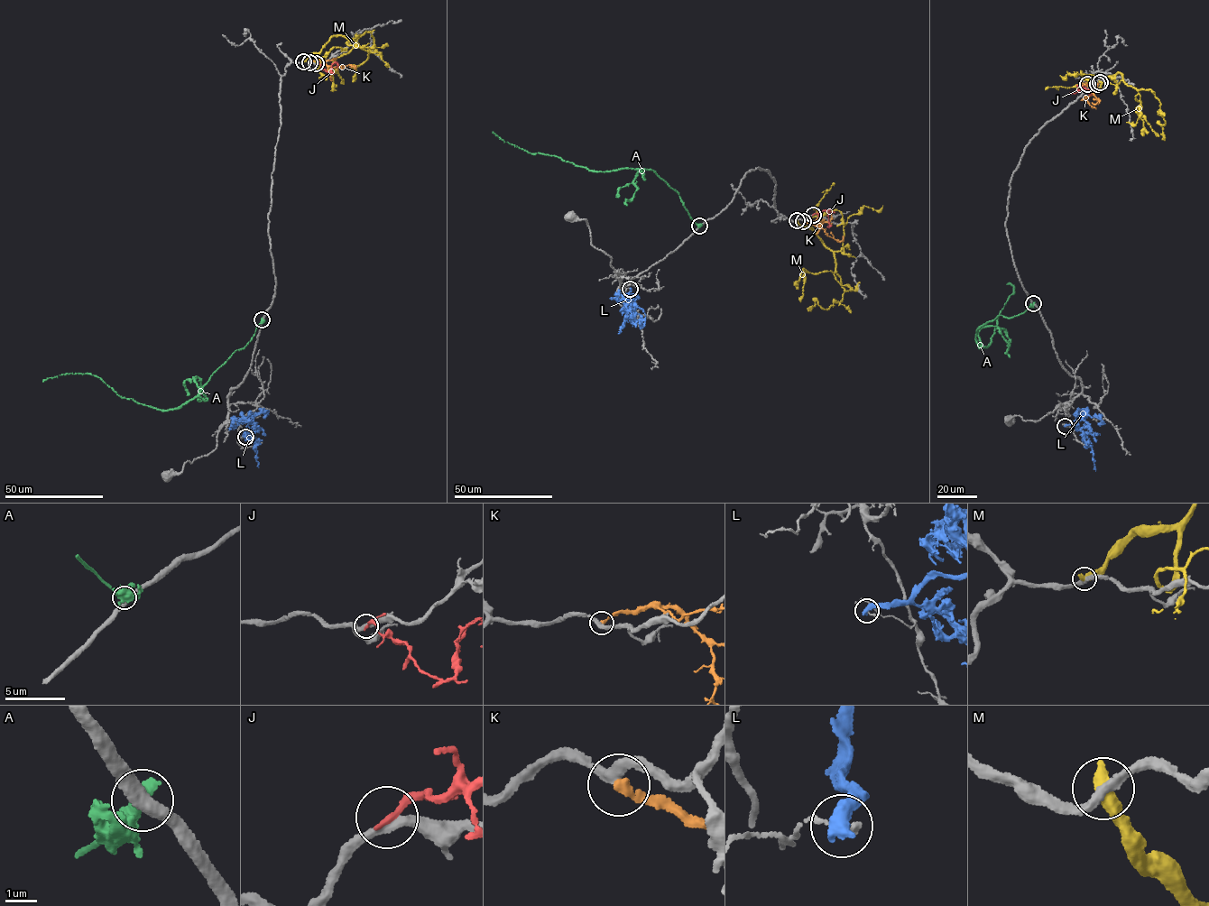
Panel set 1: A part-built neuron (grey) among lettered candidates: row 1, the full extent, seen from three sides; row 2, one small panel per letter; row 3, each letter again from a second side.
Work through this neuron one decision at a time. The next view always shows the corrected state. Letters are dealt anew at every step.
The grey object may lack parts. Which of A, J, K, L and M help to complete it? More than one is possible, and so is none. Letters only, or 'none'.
none

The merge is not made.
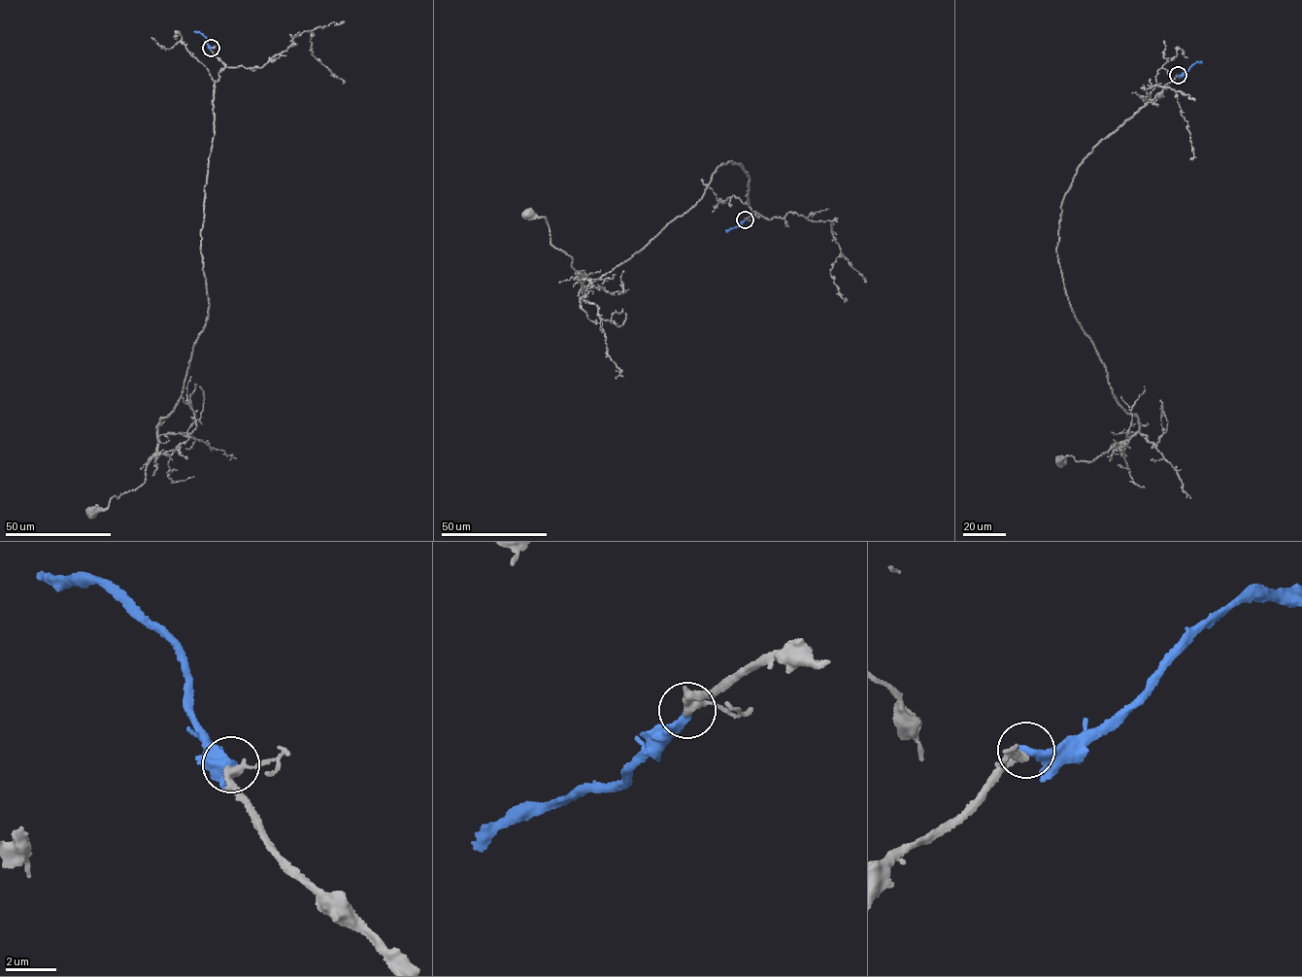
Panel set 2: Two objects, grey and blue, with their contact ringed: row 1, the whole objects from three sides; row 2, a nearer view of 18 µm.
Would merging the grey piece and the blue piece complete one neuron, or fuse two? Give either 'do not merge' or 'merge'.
merge

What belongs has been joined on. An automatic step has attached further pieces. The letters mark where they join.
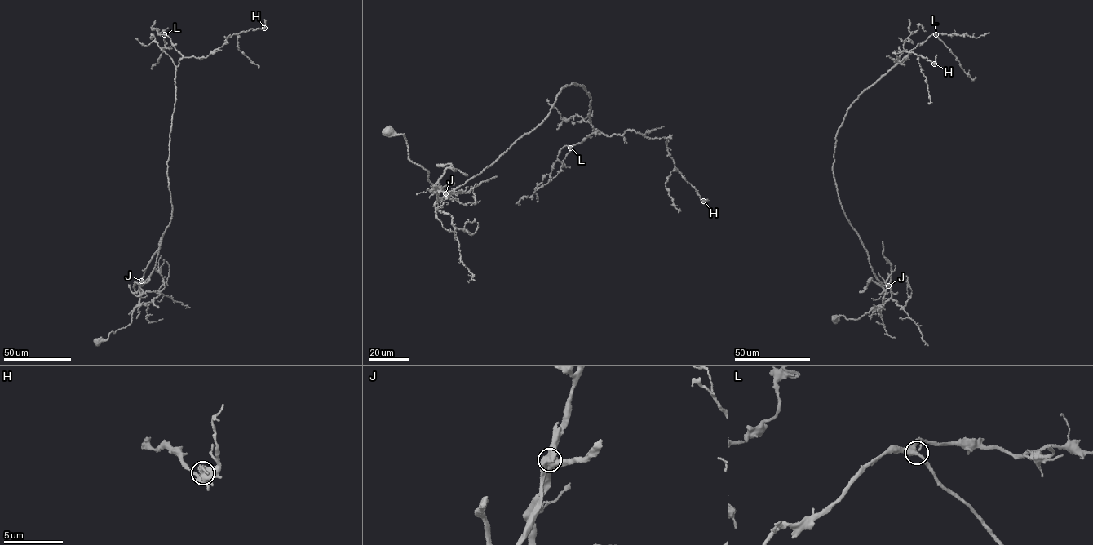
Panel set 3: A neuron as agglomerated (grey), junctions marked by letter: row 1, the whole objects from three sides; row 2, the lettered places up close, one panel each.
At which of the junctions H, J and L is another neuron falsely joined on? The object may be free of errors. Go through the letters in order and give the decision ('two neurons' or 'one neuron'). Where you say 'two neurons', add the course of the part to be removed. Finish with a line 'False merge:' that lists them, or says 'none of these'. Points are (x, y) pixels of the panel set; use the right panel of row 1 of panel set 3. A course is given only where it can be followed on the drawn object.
H: one neuron
J: two neurons
L: one neuron
False merge: J

